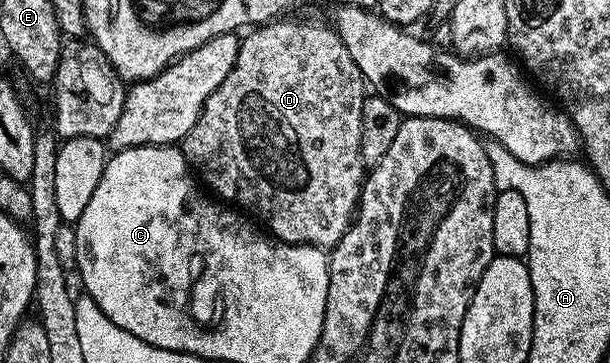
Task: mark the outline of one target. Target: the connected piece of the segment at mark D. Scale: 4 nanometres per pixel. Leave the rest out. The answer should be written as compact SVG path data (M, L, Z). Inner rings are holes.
M276 18L252 27L246 33L248 36L244 35L240 39L237 62L233 62L229 78L225 78L225 82L221 82L221 86L217 86L217 90L209 94L193 130L189 130L187 137L181 141L181 151L191 165L194 175L220 201L246 210L260 225L267 224L263 226L274 239L282 240L285 244L311 244L314 248L330 250L351 227L357 212L359 194L363 190L365 165L361 158L361 106L365 95L365 81L357 62L353 62L353 54L349 54L345 42L341 42L334 27L327 25L326 28L323 24L306 24L303 20L287 19L291 18Z

